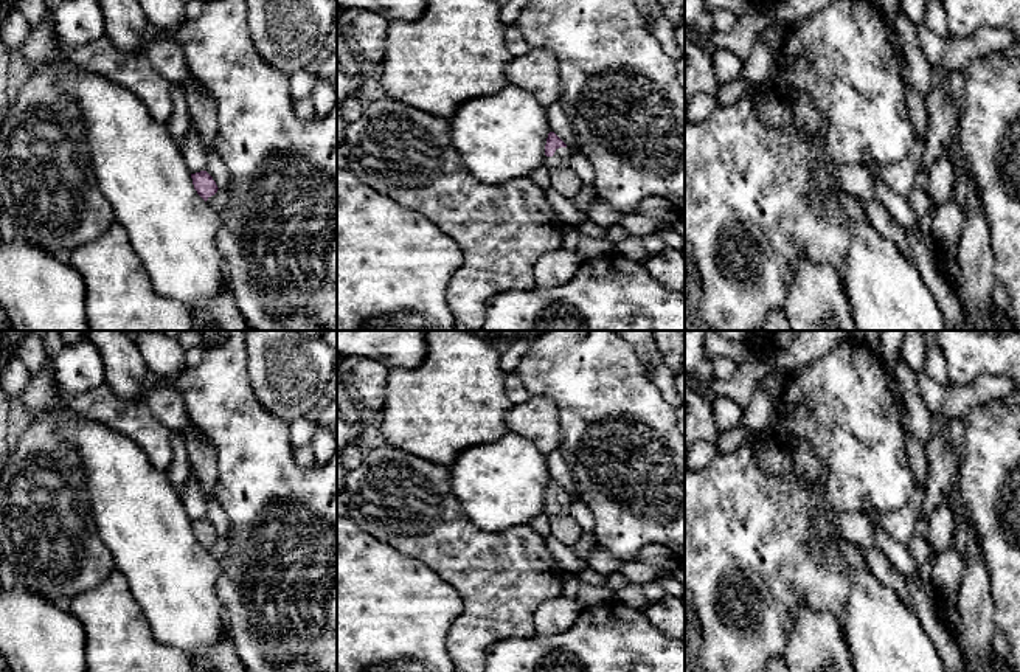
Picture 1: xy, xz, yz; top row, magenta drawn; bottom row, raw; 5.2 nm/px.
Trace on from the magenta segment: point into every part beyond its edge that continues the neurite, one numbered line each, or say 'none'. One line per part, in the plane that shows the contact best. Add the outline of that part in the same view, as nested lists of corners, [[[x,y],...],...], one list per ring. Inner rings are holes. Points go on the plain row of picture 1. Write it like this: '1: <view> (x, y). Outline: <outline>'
1: xz (561, 506). Outline: [[[559,495],[556,497],[553,504],[546,504],[545,503],[545,509],[543,512],[546,514],[546,517],[564,517],[564,515],[570,515],[570,506],[571,506],[571,495]]]

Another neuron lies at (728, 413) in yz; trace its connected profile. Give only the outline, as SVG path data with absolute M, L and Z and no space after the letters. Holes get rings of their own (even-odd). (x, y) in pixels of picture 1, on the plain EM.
M716 396L713 413L717 430L727 431L741 425L744 408L731 396Z

